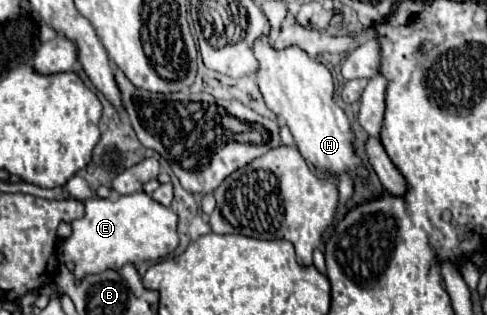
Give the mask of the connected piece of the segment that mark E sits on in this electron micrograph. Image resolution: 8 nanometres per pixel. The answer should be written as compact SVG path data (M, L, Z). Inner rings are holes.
M144 191L118 195L116 199L94 197L86 201L84 217L72 223L72 235L61 247L61 260L76 265L74 275L78 281L86 273L104 271L108 267L120 269L126 263L156 261L178 247L176 223L178 215Z

